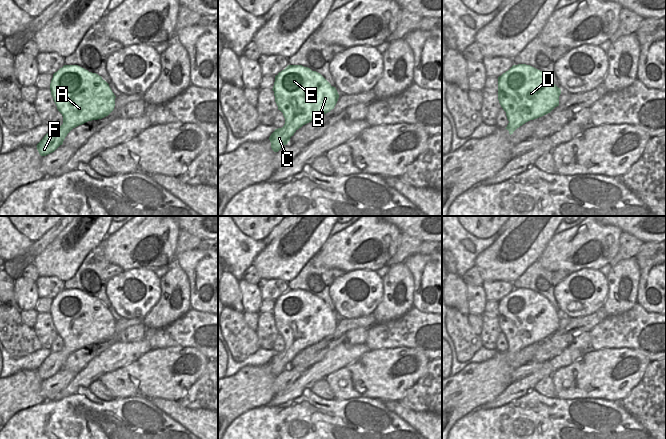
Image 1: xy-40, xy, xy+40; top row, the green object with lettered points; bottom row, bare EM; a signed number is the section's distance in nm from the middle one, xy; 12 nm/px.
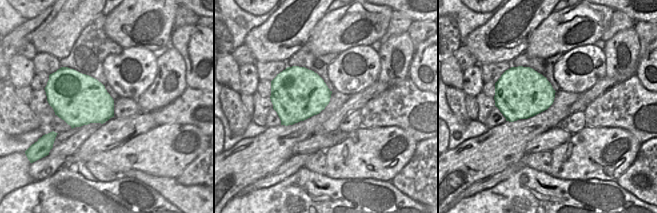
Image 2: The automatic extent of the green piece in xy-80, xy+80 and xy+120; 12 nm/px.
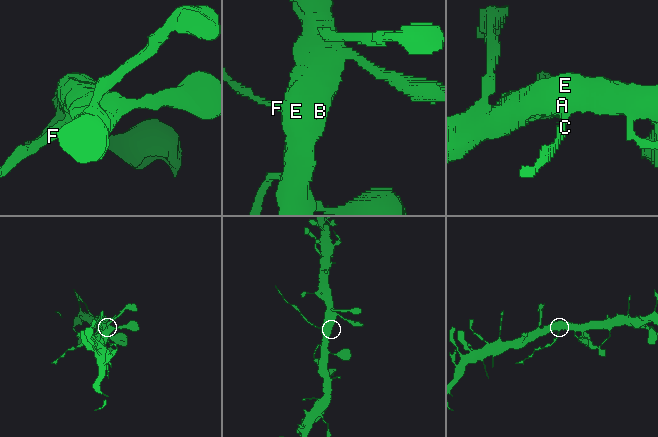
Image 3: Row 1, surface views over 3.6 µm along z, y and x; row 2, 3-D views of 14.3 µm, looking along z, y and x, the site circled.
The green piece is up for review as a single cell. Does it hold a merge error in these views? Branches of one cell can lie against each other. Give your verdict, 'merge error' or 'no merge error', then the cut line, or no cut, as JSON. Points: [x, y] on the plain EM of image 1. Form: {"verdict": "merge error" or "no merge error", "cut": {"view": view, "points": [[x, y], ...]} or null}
{"verdict": "merge error", "cut": {"view": "xy", "points": [[283, 350], [289, 364]]}}

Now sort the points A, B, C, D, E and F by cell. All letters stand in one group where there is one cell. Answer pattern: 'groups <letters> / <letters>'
groups A B D E / C F

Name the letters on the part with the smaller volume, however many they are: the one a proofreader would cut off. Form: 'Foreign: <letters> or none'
Foreign: C, F

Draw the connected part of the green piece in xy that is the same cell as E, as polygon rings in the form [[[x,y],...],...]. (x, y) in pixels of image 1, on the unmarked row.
[[[288,289],[275,300],[273,313],[278,334],[285,342],[284,353],[290,362],[303,349],[316,344],[334,333],[339,318],[320,297],[302,289]]]

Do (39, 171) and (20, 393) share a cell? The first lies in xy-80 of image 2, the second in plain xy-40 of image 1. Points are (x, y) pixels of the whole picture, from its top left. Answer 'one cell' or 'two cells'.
two cells

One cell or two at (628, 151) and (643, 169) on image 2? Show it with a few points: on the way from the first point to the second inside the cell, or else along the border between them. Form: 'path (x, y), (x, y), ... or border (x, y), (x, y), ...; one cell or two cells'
border (641, 143), (635, 160), (619, 175); two cells

